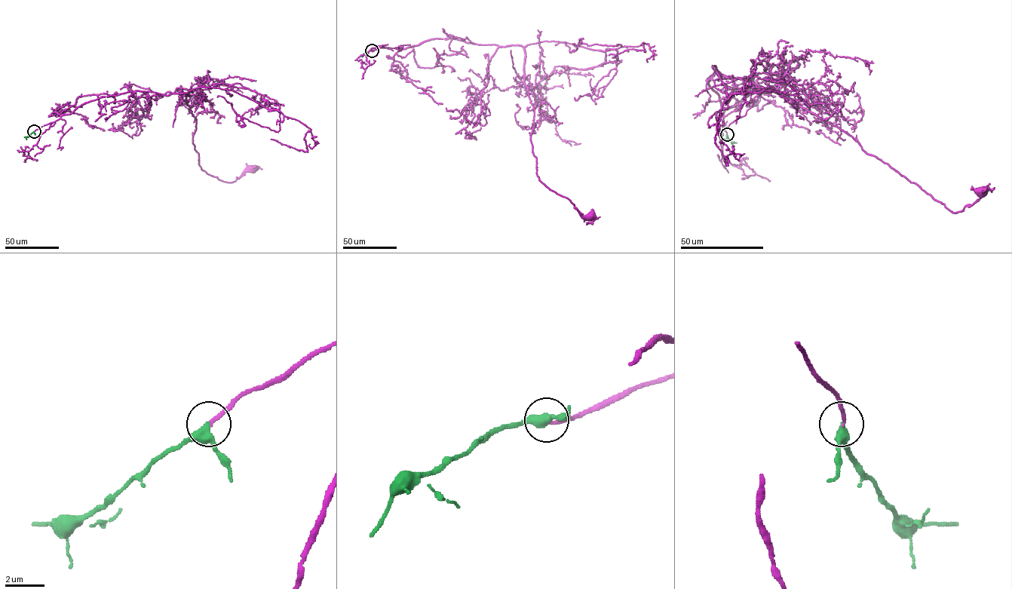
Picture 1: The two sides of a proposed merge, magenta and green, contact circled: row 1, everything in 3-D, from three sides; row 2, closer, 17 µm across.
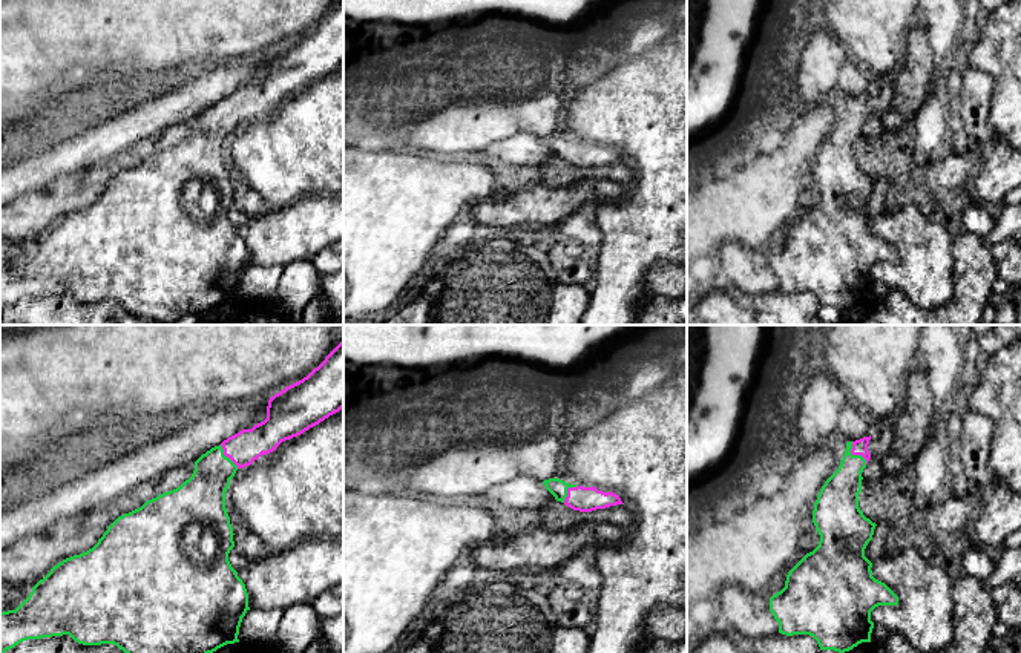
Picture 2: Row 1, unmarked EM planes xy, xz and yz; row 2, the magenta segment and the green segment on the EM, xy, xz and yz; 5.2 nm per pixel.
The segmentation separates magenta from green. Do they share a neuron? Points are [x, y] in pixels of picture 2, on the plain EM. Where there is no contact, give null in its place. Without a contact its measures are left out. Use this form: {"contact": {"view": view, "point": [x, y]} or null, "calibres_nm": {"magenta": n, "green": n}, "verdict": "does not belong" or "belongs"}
{"contact": {"view": "yz", "point": [854, 111]}, "calibres_nm": {"magenta": 80, "green": 200}, "verdict": "belongs"}

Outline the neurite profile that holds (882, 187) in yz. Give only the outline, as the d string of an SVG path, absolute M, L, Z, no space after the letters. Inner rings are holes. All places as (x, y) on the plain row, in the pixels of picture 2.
M881 178L875 182L872 196L868 199L865 205L865 213L874 219L885 213L883 205L888 202L888 193L892 187L892 181L888 178Z

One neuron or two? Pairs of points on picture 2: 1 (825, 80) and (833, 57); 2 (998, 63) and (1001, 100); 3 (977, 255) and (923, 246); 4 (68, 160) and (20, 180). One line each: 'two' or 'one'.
1: one
2: one
3: two
4: one

